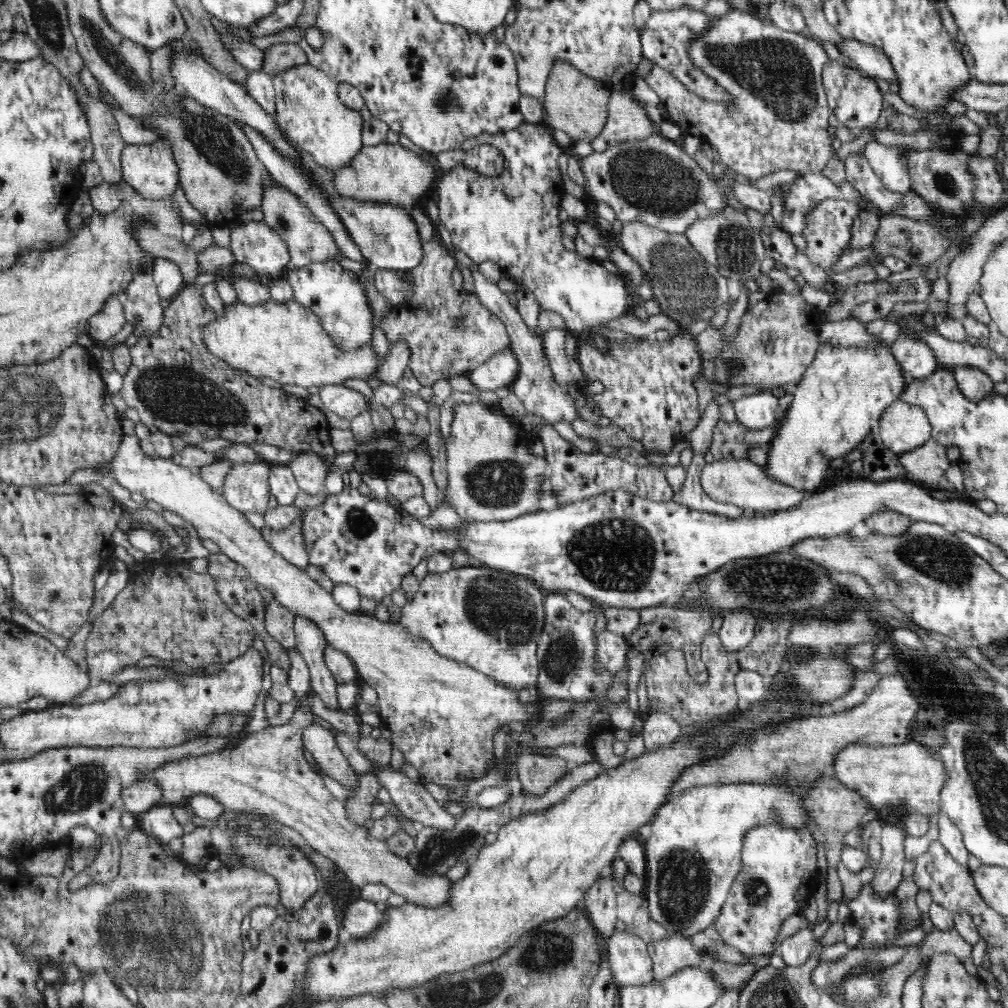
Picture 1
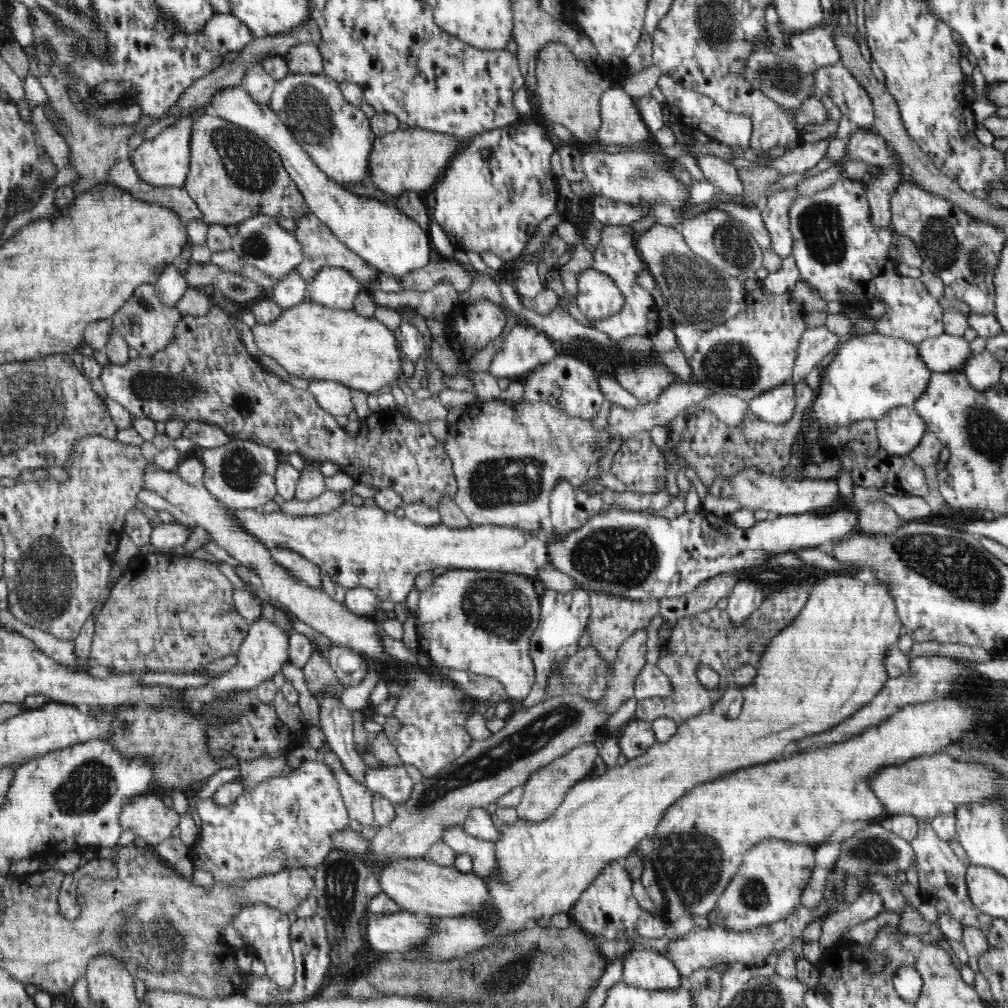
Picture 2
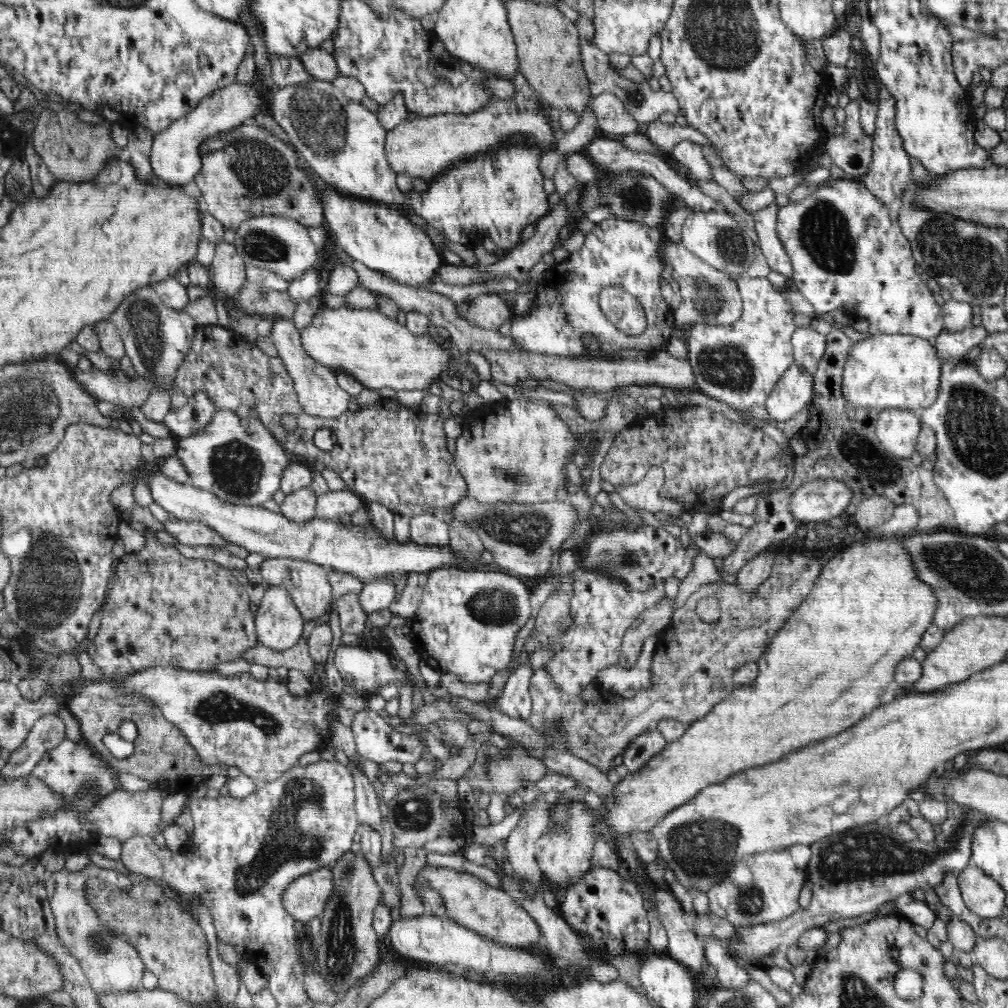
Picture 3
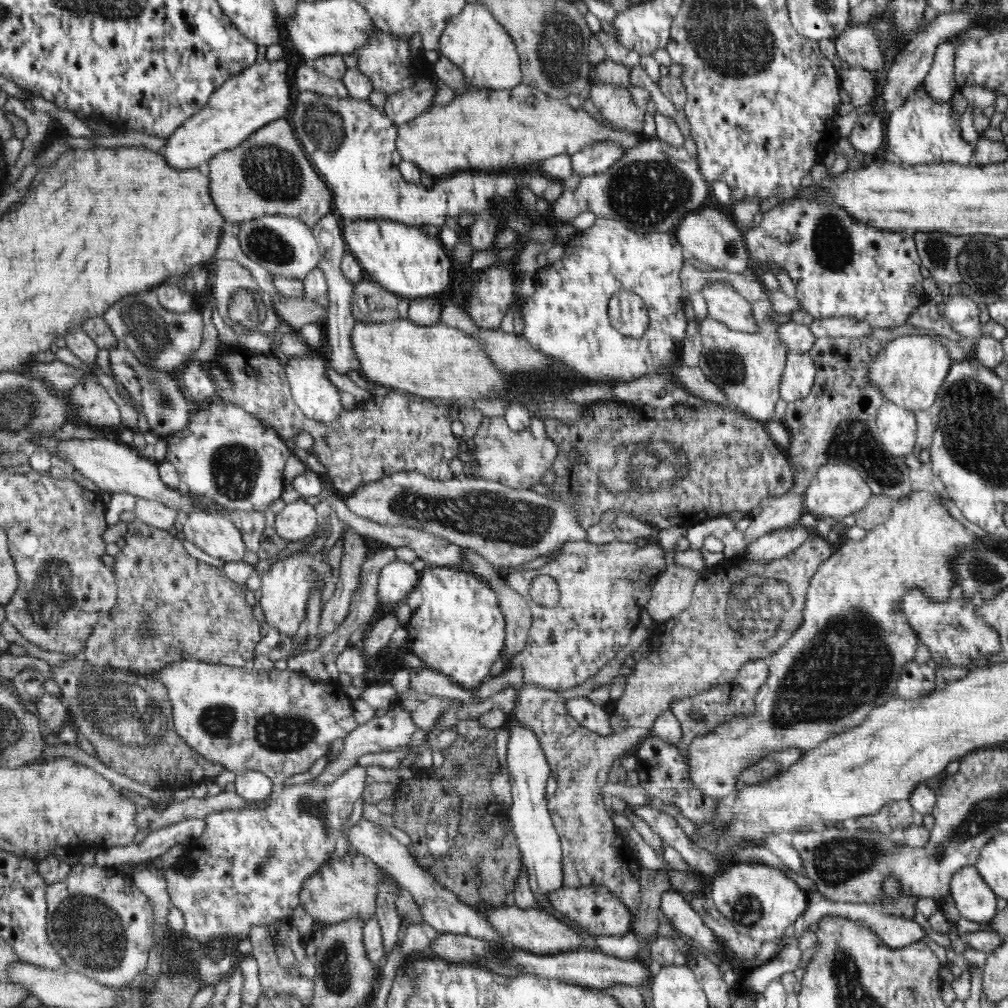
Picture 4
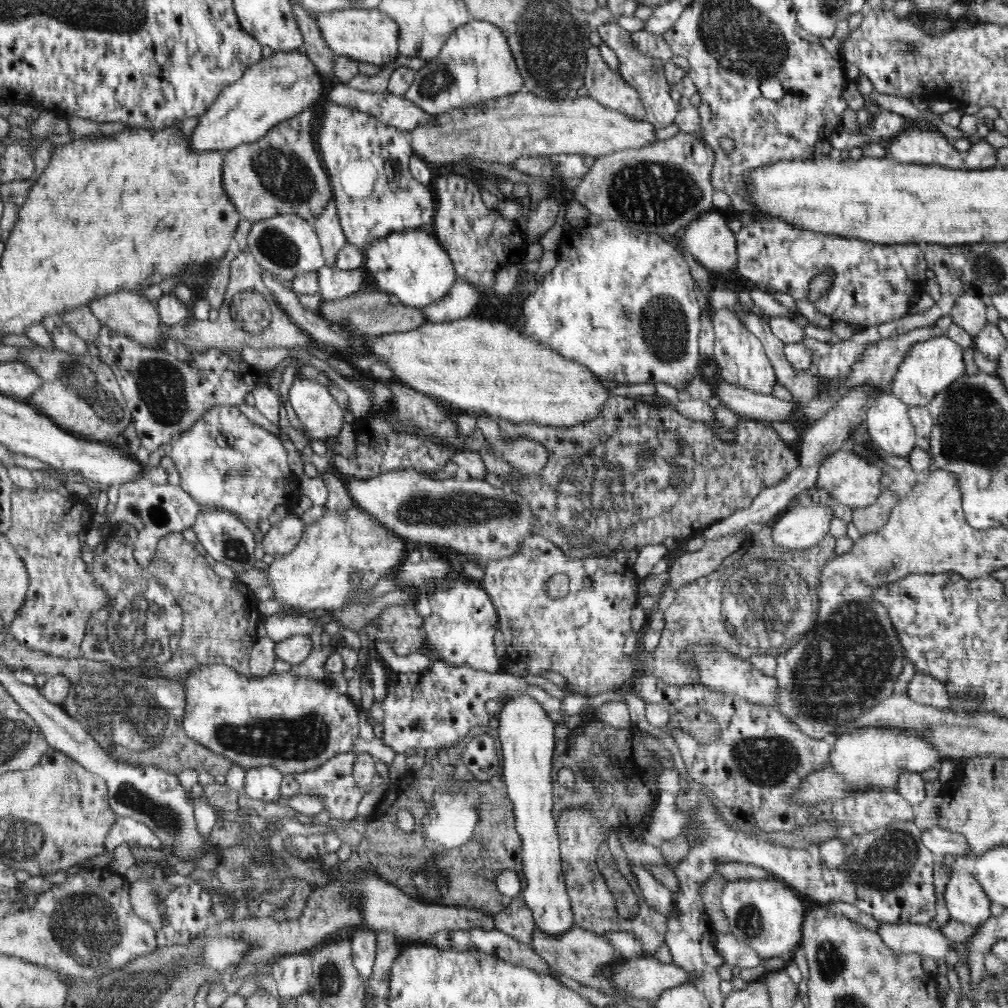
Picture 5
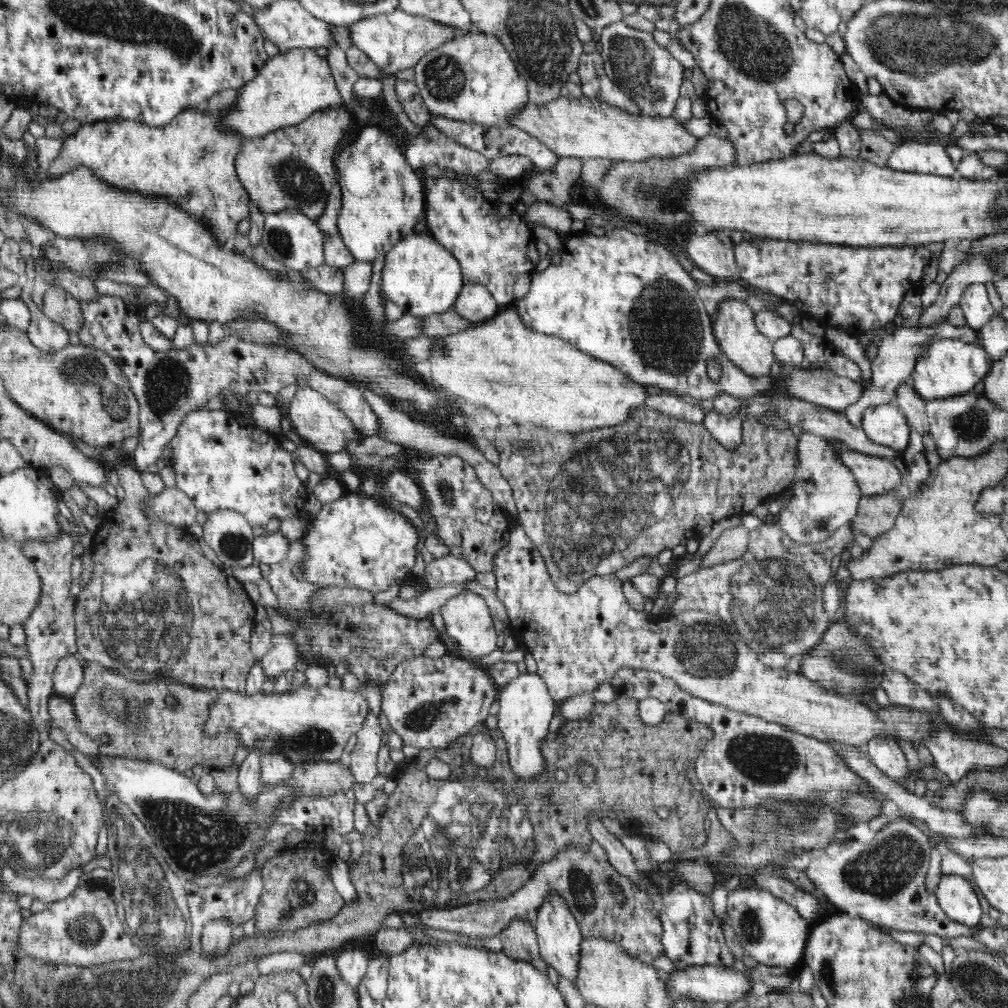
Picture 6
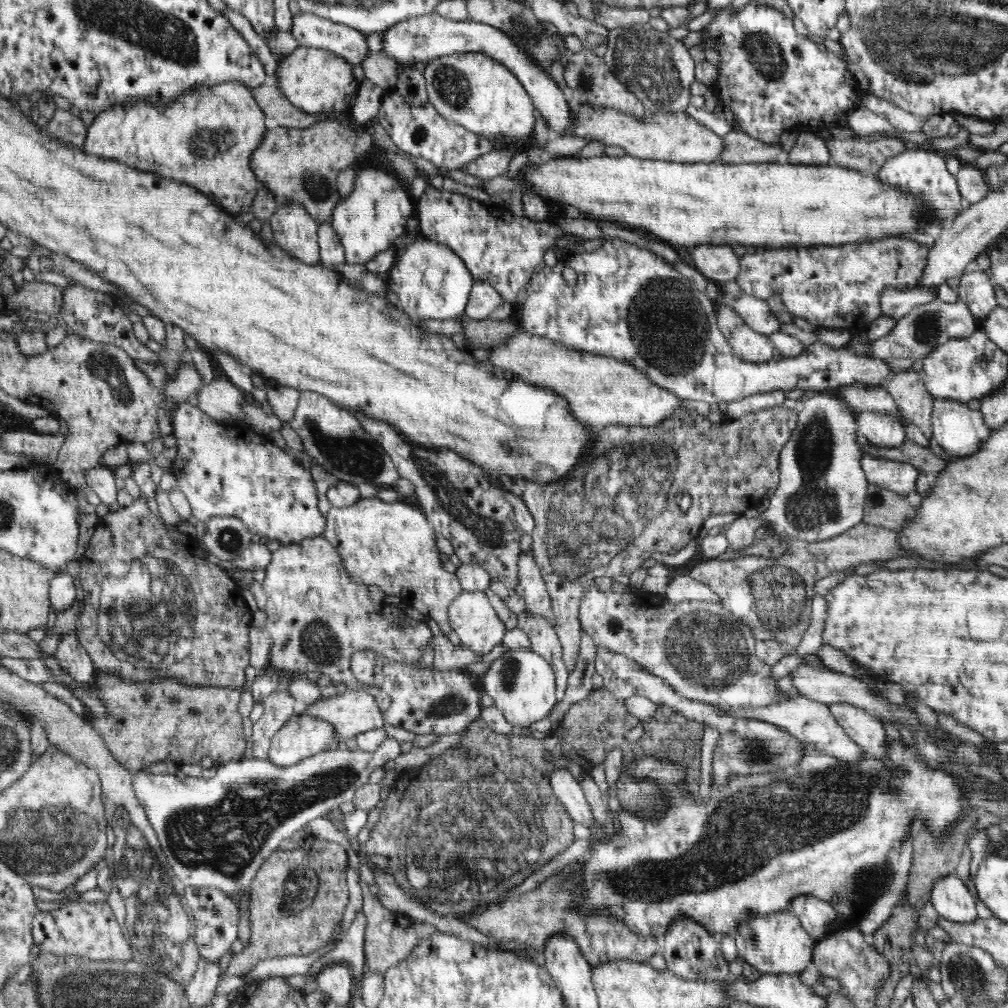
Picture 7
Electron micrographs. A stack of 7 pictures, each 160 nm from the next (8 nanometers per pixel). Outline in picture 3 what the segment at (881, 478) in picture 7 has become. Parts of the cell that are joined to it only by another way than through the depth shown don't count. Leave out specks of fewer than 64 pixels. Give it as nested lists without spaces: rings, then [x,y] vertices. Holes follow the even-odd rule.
[[[818,478],[810,479],[794,489],[788,497],[788,508],[791,515],[800,522],[827,523],[830,518],[839,517],[842,512],[846,512],[850,501],[853,501],[853,492],[851,486],[848,486],[846,482],[835,478]]]

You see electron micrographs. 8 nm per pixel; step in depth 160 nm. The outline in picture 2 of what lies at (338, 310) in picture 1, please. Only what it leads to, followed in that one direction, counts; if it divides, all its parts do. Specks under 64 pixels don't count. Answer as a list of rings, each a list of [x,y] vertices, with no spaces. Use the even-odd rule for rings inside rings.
[[[327,266],[321,268],[319,271],[320,272],[312,278],[312,282],[307,282],[307,300],[332,309],[353,310],[356,296],[358,296],[363,289],[359,280],[357,280],[349,270],[346,270],[345,268]]]

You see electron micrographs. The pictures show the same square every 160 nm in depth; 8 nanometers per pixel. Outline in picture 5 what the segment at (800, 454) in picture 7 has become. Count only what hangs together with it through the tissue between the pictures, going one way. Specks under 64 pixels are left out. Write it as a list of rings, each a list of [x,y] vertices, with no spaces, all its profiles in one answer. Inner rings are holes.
[[[815,497],[808,502],[793,503],[774,524],[775,544],[788,549],[806,549],[819,543],[827,534],[834,512]]]

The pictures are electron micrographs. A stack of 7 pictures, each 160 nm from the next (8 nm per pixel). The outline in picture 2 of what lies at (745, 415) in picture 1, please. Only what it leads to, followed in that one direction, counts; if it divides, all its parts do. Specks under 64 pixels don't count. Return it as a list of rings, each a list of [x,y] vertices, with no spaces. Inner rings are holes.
[[[793,382],[780,384],[755,396],[748,401],[749,412],[758,418],[758,421],[774,425],[786,424],[792,420],[795,407],[794,389],[799,385]]]

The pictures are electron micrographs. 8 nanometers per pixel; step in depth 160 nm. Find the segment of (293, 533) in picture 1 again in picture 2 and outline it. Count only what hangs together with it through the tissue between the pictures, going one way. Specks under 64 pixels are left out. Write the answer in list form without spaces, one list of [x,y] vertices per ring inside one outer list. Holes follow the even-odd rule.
[[[274,547],[270,555],[274,561],[280,563],[298,581],[302,581],[310,587],[322,587],[322,570],[317,564],[290,549],[282,547]]]

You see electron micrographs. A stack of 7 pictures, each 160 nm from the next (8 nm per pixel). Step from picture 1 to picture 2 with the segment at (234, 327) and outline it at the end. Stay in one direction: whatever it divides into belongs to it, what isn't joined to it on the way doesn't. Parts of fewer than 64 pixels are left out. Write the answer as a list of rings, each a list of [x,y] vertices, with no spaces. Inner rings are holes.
[[[304,300],[290,308],[283,309],[280,316],[271,323],[257,322],[251,328],[254,342],[261,355],[274,358],[288,374],[304,380],[331,380],[362,391],[365,394],[375,394],[397,384],[402,378],[400,359],[405,357],[398,348],[394,333],[380,323],[375,317],[367,318],[353,310],[338,310]]]

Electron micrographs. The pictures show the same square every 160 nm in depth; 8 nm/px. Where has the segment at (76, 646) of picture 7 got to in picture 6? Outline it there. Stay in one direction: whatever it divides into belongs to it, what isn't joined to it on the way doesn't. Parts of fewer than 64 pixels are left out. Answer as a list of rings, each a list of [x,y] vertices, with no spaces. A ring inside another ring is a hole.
[[[67,655],[58,662],[53,672],[53,692],[55,696],[70,699],[80,684],[84,682],[84,667],[77,655]]]

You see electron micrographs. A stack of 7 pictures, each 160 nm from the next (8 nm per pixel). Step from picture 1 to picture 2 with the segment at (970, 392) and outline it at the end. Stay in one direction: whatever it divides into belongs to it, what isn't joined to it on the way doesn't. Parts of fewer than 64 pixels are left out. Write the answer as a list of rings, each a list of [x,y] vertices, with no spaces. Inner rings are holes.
[[[988,350],[966,359],[964,374],[974,390],[986,390],[1000,381],[1001,362]]]

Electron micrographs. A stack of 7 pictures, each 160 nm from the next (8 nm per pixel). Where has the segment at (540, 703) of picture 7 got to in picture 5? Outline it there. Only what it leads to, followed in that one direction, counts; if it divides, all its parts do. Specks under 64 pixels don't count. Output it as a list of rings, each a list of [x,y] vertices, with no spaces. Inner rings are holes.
[[[529,692],[504,701],[503,708],[496,717],[499,722],[496,736],[501,741],[503,777],[507,786],[506,796],[513,804],[514,826],[522,846],[521,862],[527,885],[521,895],[527,907],[531,909],[535,925],[538,925],[540,931],[544,931],[548,935],[564,934],[564,931],[575,926],[575,918],[562,872],[560,839],[552,812],[554,795],[551,773],[555,753],[554,726],[556,723],[548,718],[548,713],[543,705],[534,700]]]

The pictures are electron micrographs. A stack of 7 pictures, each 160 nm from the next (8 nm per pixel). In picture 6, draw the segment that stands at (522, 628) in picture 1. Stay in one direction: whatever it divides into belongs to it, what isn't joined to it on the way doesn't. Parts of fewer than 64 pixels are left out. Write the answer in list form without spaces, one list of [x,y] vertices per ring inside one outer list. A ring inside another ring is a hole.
[[[466,591],[450,598],[439,609],[444,619],[444,632],[448,637],[456,640],[456,648],[452,648],[451,651],[447,649],[451,656],[476,662],[483,657],[491,656],[492,652],[497,649],[498,636],[494,630],[494,623],[488,605],[486,605],[486,601],[482,596]]]

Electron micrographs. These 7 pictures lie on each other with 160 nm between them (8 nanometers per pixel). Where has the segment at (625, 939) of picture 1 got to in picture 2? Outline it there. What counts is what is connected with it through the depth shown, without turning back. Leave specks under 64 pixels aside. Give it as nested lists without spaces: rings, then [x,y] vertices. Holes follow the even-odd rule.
[[[636,945],[625,953],[622,963],[625,984],[648,990],[678,990],[686,985],[671,958]]]

